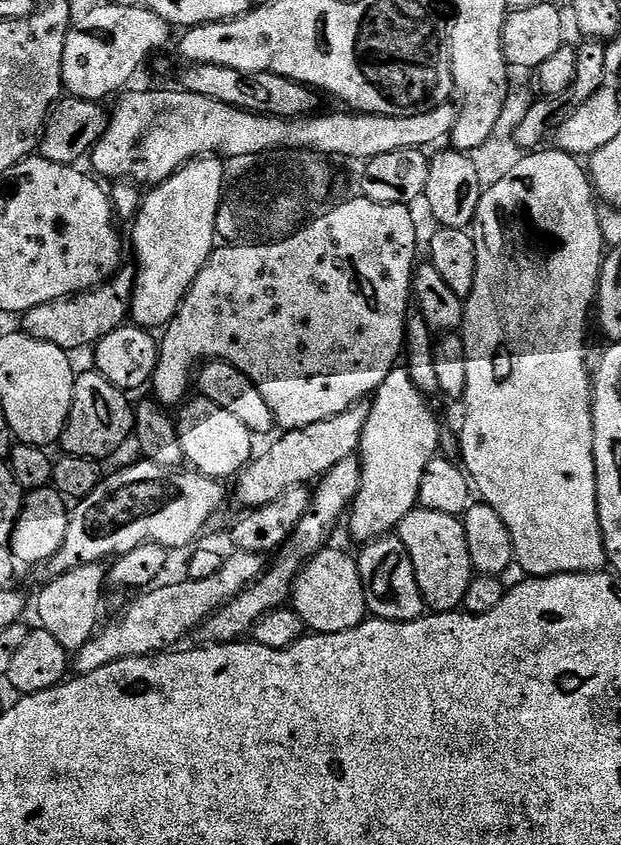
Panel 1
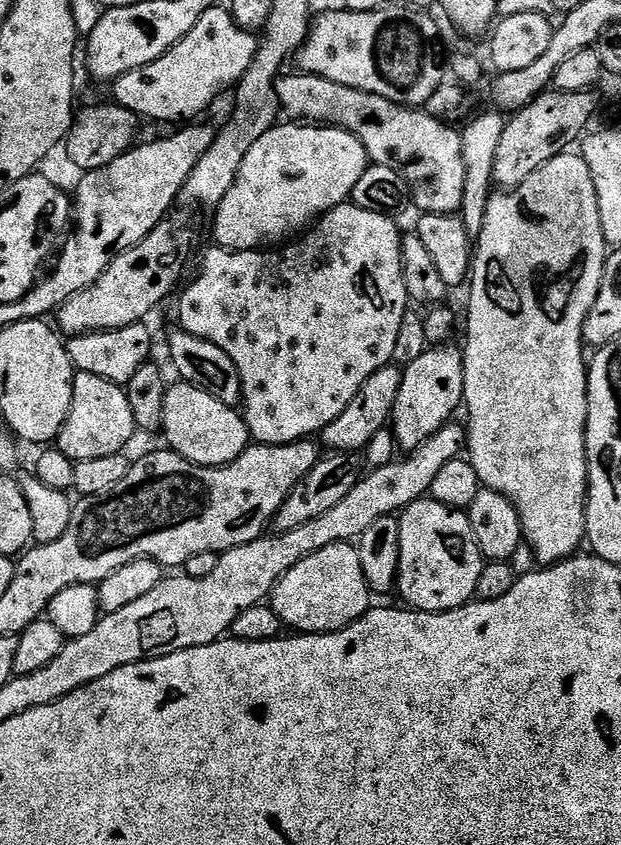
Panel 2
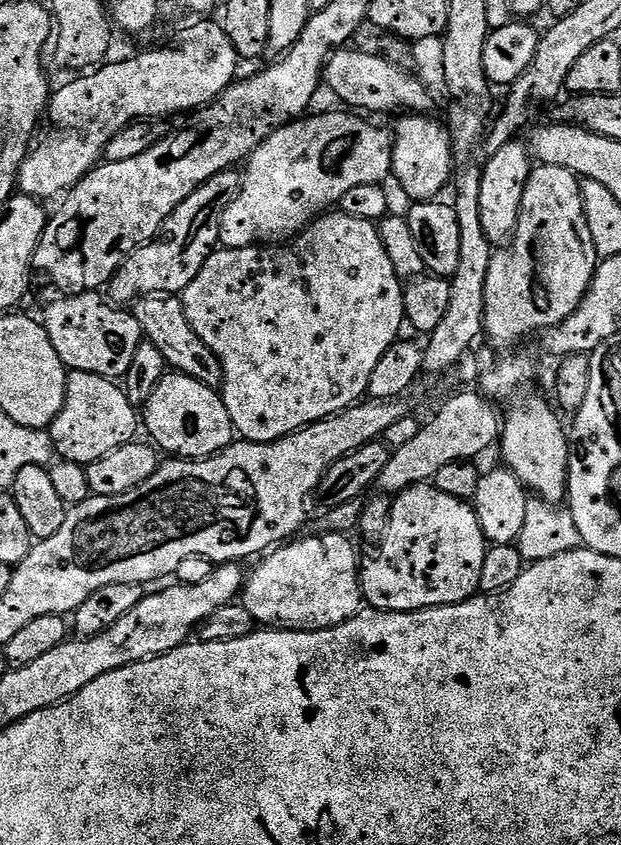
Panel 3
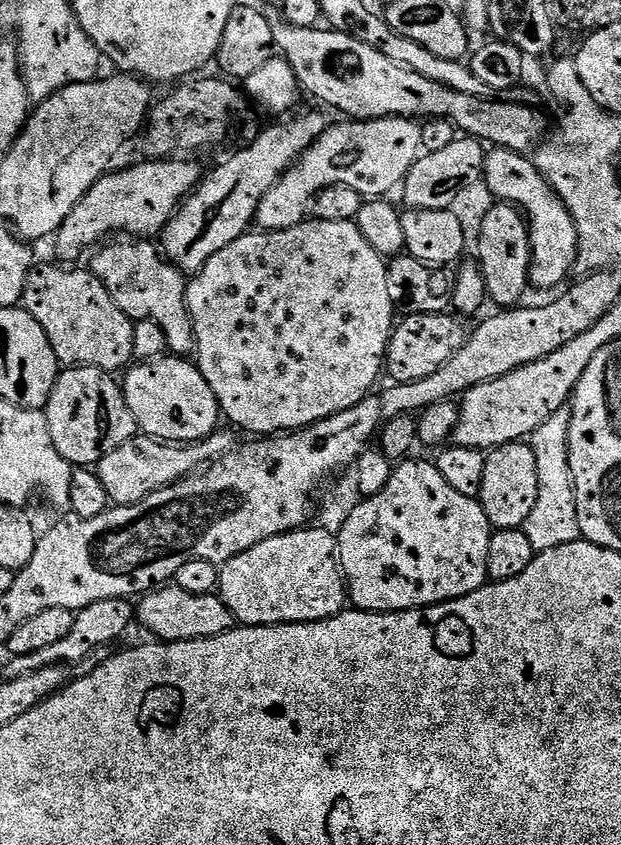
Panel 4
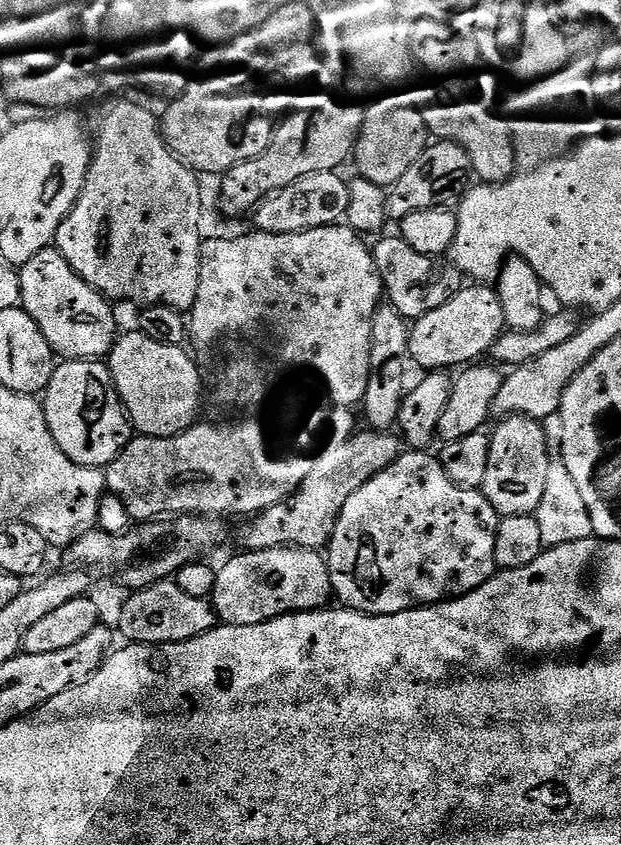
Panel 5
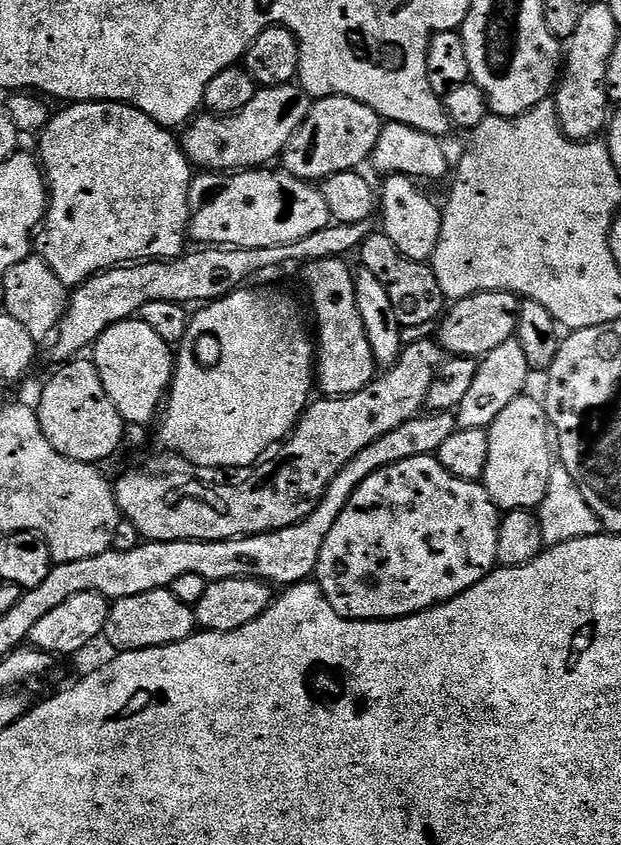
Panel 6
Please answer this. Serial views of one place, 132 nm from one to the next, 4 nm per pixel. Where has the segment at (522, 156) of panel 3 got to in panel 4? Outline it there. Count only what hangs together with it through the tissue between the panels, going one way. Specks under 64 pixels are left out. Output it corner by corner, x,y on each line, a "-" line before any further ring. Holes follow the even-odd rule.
507,202
493,203
493,208
480,220
480,257
478,262
484,271
484,281
488,286
488,299
501,309
517,307
524,296
524,291
530,288
532,274
532,243
528,237
528,221
525,213
515,204

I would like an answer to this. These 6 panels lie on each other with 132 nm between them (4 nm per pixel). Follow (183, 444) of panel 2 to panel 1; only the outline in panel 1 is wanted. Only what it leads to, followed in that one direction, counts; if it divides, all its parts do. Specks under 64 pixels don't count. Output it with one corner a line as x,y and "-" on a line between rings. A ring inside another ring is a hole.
203,398
195,399
189,399
179,409
180,416
178,412
176,433
182,442
185,461
195,471
201,472
203,476
211,476
213,480
224,482
227,481
227,476
239,476
254,456
252,432
246,430
246,426
242,426
242,422
234,418
234,414
222,410
222,406
214,406
214,402

